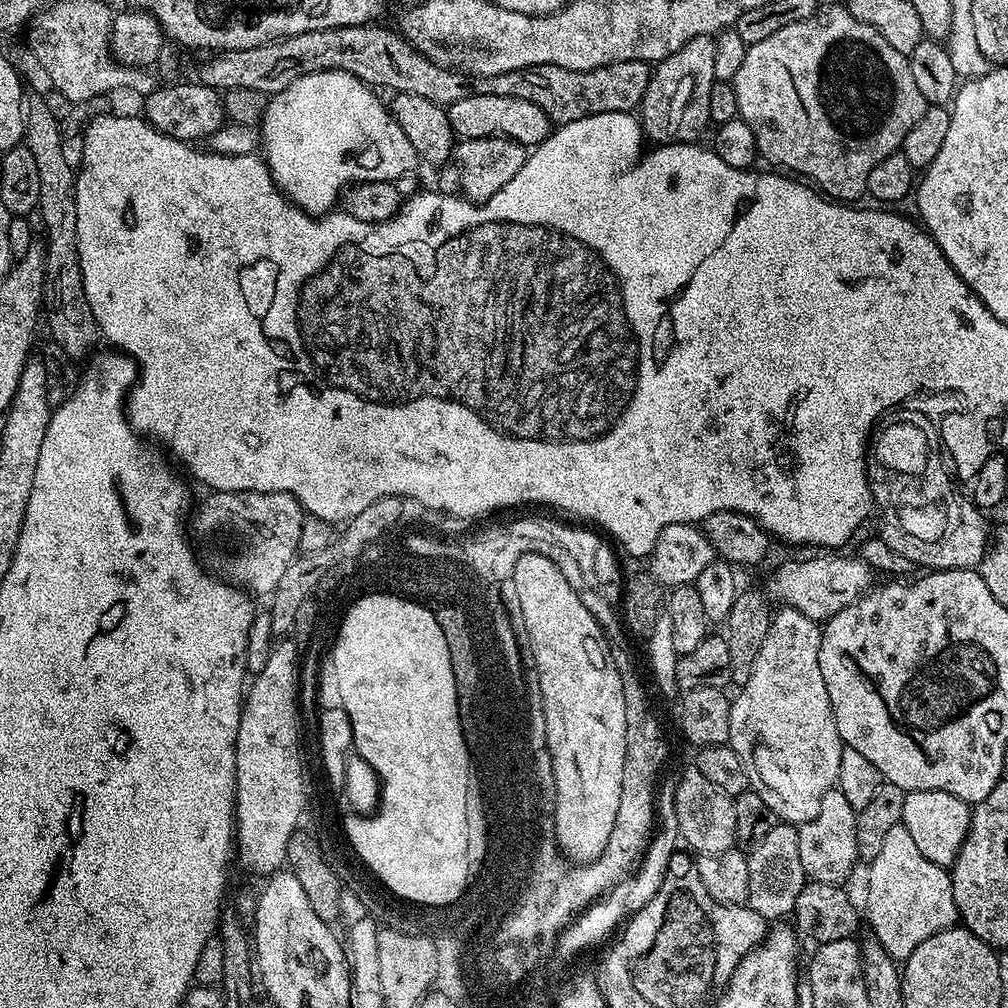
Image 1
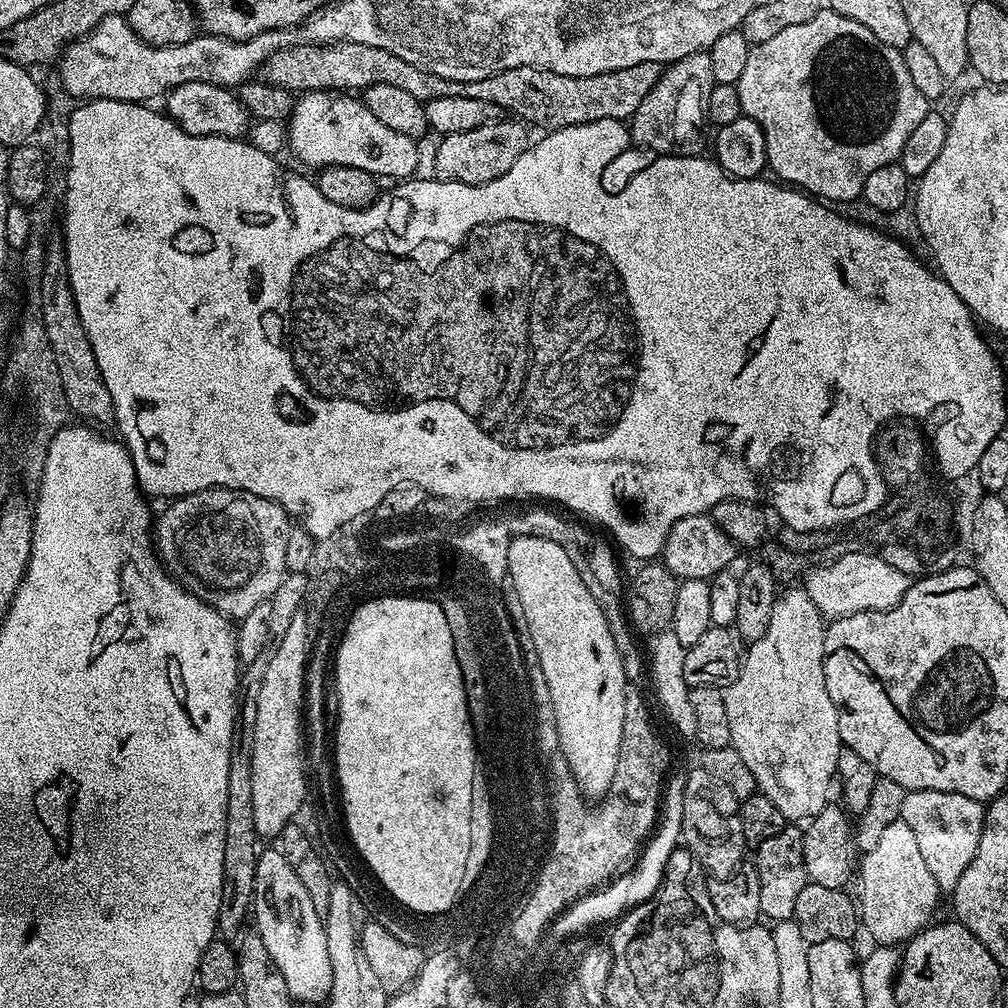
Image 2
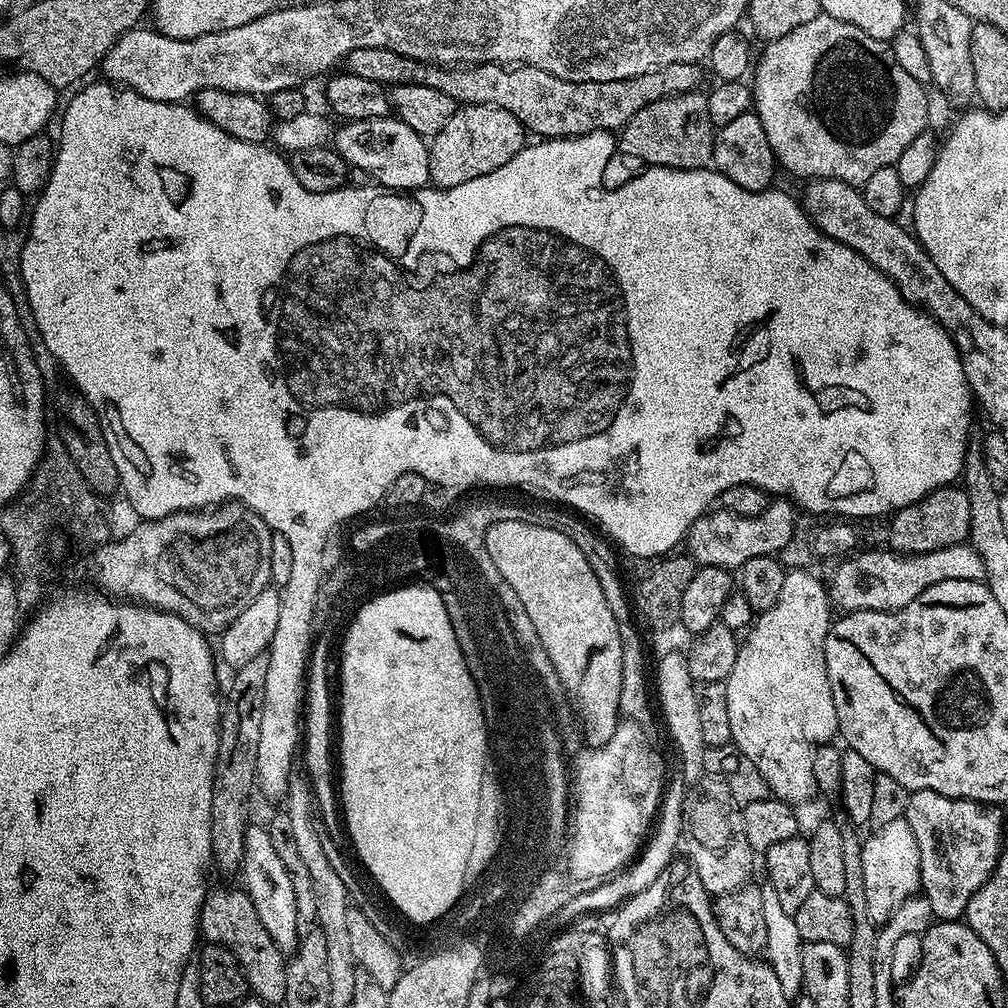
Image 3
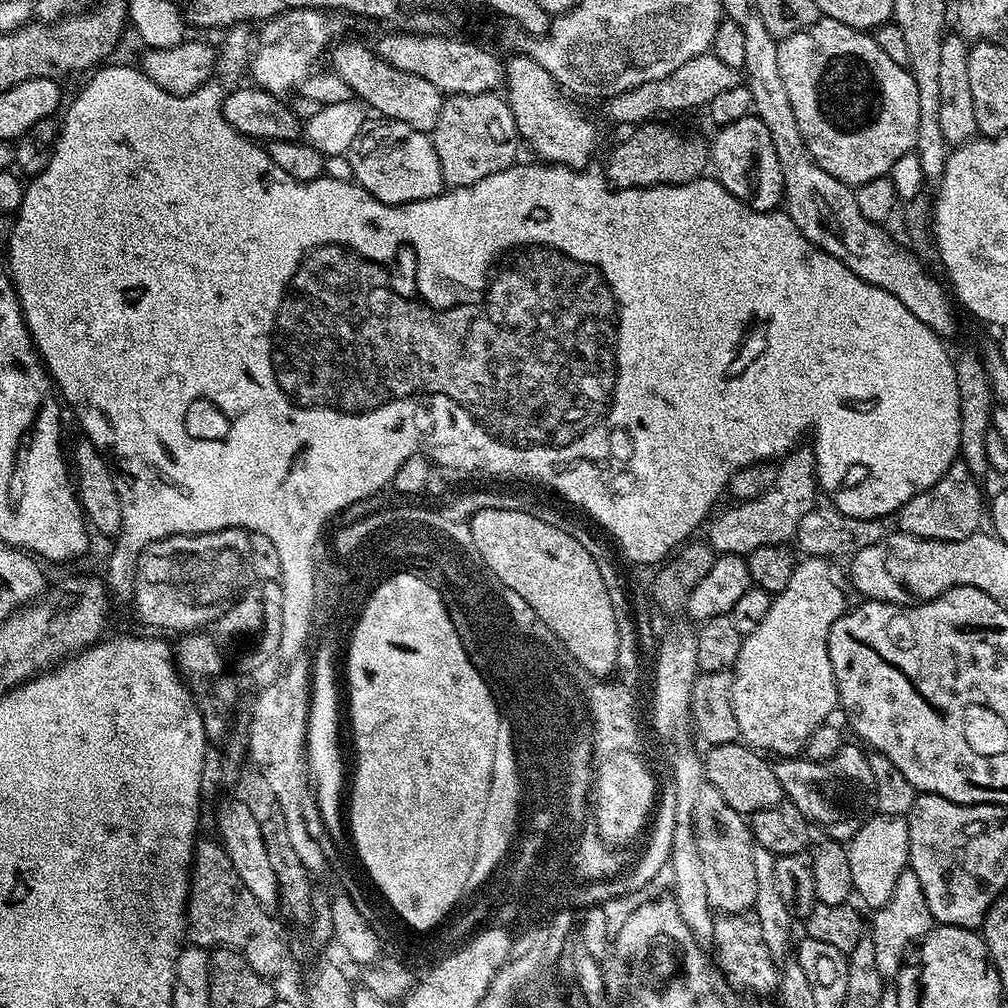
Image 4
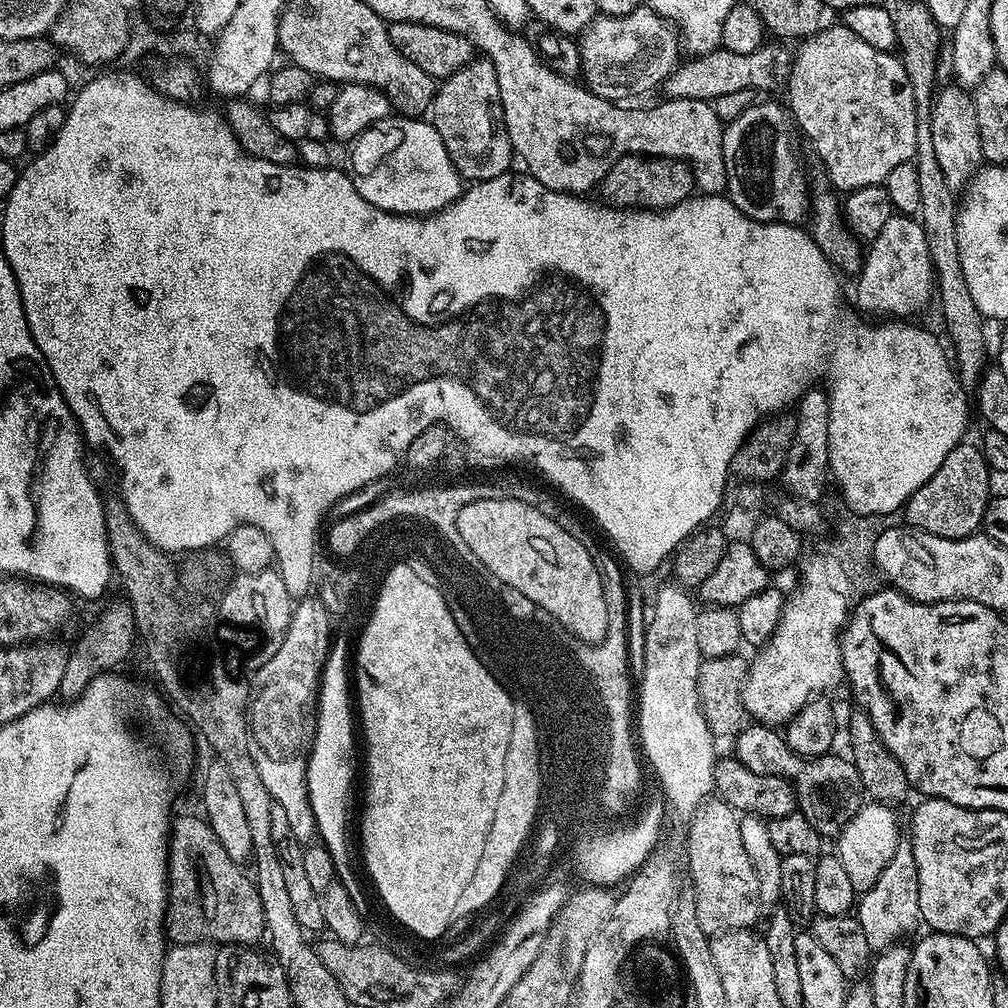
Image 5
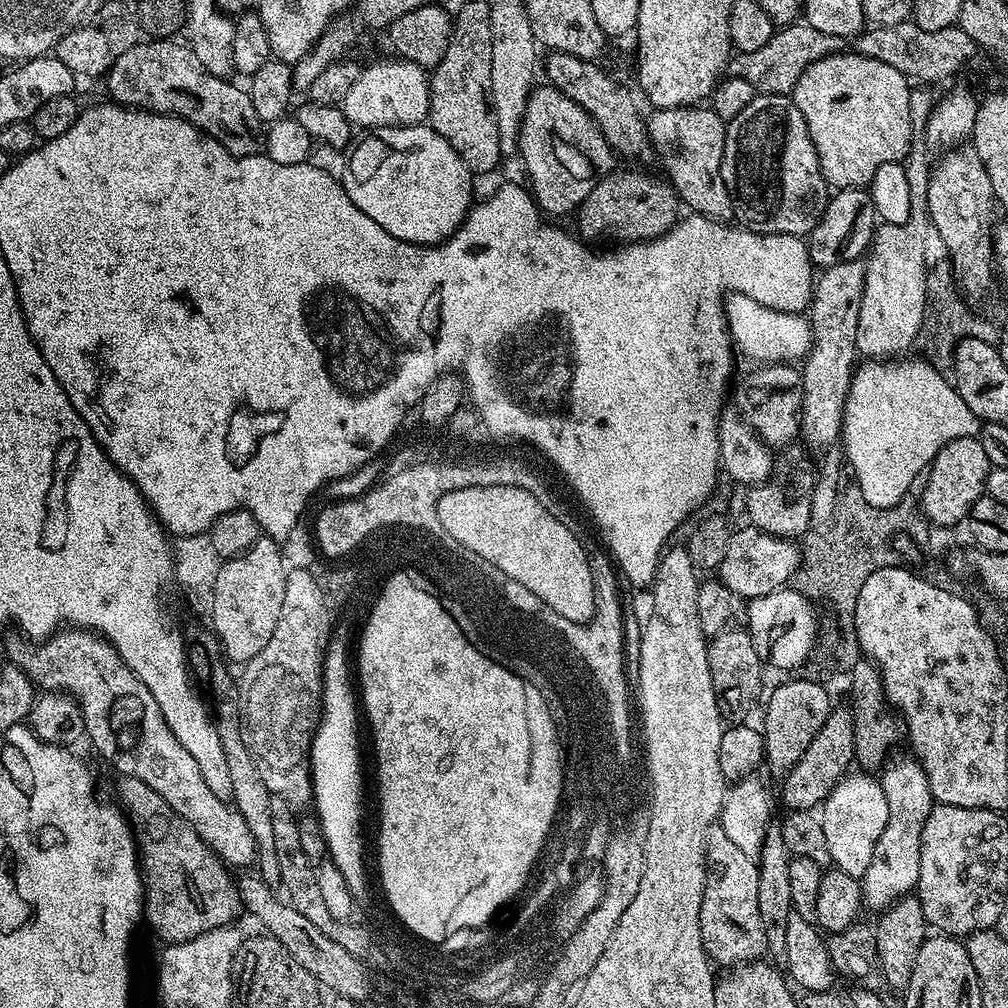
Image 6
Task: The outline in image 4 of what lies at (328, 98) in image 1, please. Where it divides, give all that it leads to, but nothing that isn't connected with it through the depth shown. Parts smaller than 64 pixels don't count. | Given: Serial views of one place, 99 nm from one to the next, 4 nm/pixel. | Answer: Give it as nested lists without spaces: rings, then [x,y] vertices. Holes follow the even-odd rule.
[[[383,118],[377,121],[377,124],[365,126],[348,147],[346,161],[352,167],[355,183],[387,204],[409,204],[415,200],[434,198],[445,191],[442,166],[431,135],[414,130],[414,126],[406,126],[406,122]]]

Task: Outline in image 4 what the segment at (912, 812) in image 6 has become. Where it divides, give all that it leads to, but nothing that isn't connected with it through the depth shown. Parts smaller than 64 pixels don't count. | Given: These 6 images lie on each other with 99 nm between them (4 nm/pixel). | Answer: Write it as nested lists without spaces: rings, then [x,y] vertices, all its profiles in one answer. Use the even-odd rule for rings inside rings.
[[[910,866],[898,874],[898,882],[894,882],[894,894],[871,916],[870,935],[874,942],[874,959],[878,961],[878,970],[886,978],[895,978],[905,963],[904,955],[908,947],[910,952],[913,945],[923,940],[934,927],[930,906],[926,906],[926,894],[922,894],[922,882],[918,882],[918,874],[914,874]]]

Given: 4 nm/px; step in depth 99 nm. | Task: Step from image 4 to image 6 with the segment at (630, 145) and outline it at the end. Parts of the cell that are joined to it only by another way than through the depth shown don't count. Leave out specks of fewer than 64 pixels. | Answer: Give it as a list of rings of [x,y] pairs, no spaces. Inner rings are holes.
[[[614,170],[590,190],[578,209],[579,235],[605,236],[612,242],[643,242],[656,240],[676,227],[682,219],[680,195],[667,179],[647,176],[644,172]]]

